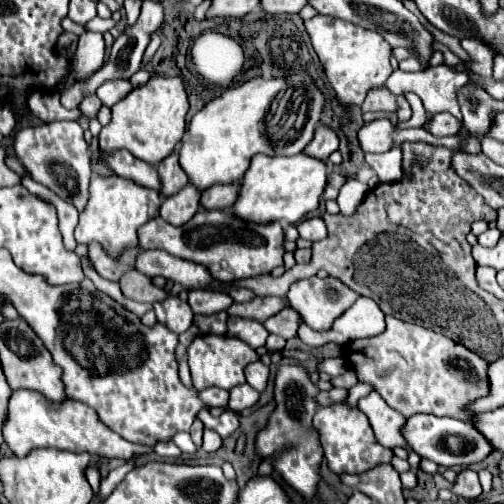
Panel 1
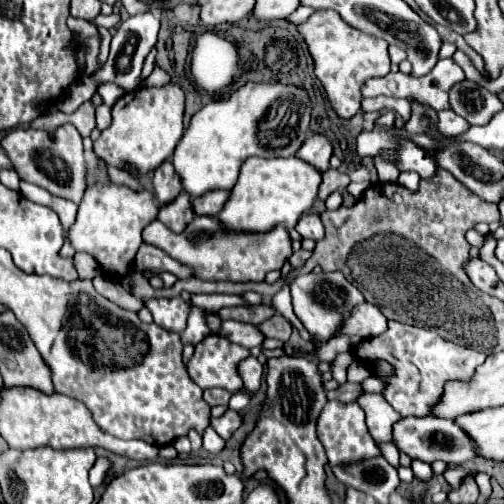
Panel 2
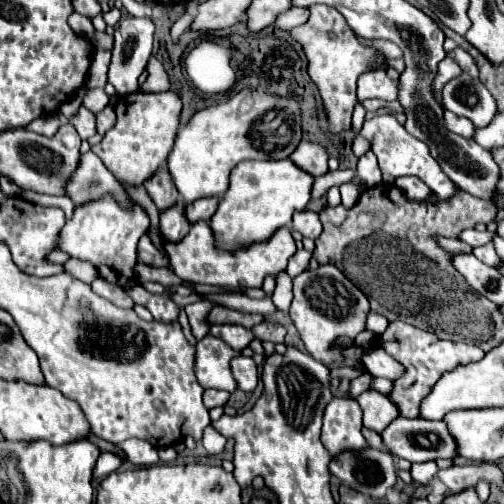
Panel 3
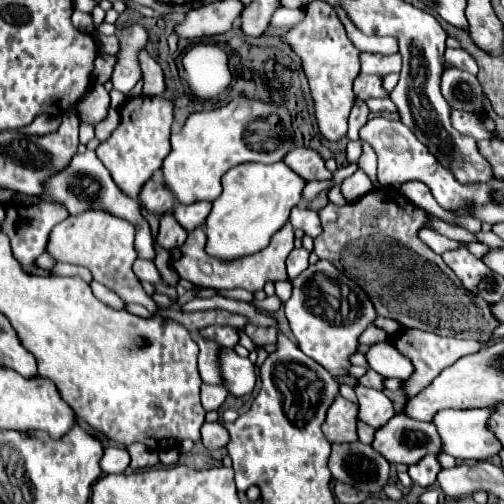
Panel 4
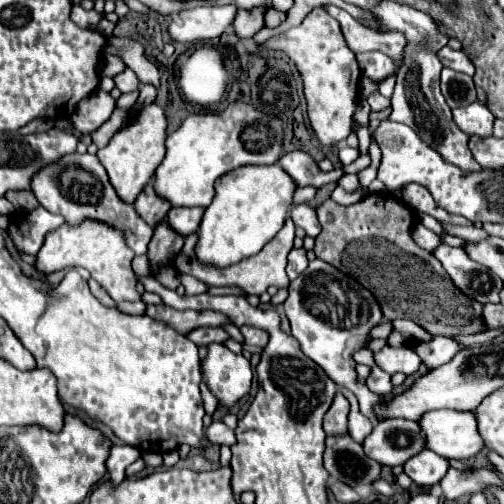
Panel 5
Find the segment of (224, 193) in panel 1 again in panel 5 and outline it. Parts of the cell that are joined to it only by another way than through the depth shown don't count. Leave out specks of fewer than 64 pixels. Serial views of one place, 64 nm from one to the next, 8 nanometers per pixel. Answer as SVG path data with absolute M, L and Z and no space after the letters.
M170 208L164 222L168 222L168 226L176 234L186 238L198 230L202 214L204 214L204 208Z

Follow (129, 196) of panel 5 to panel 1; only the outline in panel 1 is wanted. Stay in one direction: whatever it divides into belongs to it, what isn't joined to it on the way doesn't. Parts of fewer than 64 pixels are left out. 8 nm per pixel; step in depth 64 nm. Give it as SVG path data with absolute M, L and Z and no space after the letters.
M152 76L144 86L134 88L126 98L112 106L112 120L98 136L98 148L104 148L104 152L128 150L138 160L158 164L170 156L176 144L182 140L186 130L186 112L188 98L182 80L170 76Z

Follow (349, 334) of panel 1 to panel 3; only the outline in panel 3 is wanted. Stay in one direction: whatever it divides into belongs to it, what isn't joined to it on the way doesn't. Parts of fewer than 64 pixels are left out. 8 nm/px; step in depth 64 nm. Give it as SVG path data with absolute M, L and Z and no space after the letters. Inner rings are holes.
M286 271L281 272L276 277L276 286L272 294L272 301L278 310L288 313L292 299L292 278ZM370 310L368 320L366 320L366 328L368 328L368 330L372 330L372 332L376 332L376 334L384 334L386 328L388 328L388 324L390 324L390 322L384 320L384 316L380 316L380 314L376 314L376 312Z

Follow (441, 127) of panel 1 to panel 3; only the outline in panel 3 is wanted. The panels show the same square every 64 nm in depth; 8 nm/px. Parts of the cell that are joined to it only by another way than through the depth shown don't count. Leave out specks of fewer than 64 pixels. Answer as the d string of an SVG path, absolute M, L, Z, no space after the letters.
M446 110L444 112L444 120L446 120L446 126L448 126L450 132L456 132L456 134L460 134L464 138L472 138L474 132L476 132L476 126L464 116L456 116L456 114Z

